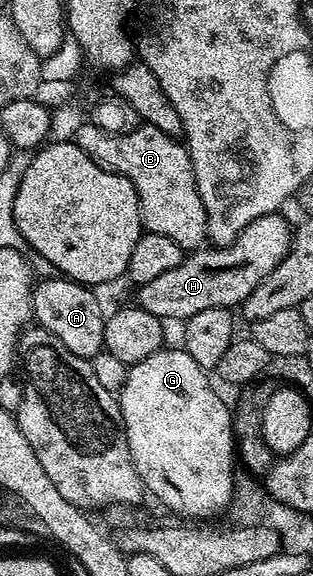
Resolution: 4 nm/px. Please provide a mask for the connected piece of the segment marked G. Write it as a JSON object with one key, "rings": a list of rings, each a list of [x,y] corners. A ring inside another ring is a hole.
{"rings":[[[161,349],[157,353],[153,353],[149,357],[145,357],[145,361],[130,364],[127,372],[127,379],[124,381],[122,390],[118,392],[119,407],[123,411],[123,428],[127,434],[129,441],[129,449],[133,457],[133,465],[137,469],[137,473],[141,477],[144,488],[148,492],[151,491],[168,507],[171,511],[176,511],[179,515],[184,515],[187,521],[203,521],[199,519],[207,519],[210,515],[215,515],[218,511],[223,511],[226,507],[230,508],[233,503],[233,496],[237,491],[237,475],[231,472],[231,459],[233,463],[233,415],[223,404],[223,399],[217,392],[211,388],[208,372],[201,369],[201,365],[197,365],[197,361],[193,361],[193,357],[189,357],[189,353],[182,349],[176,351],[167,351]]]}

